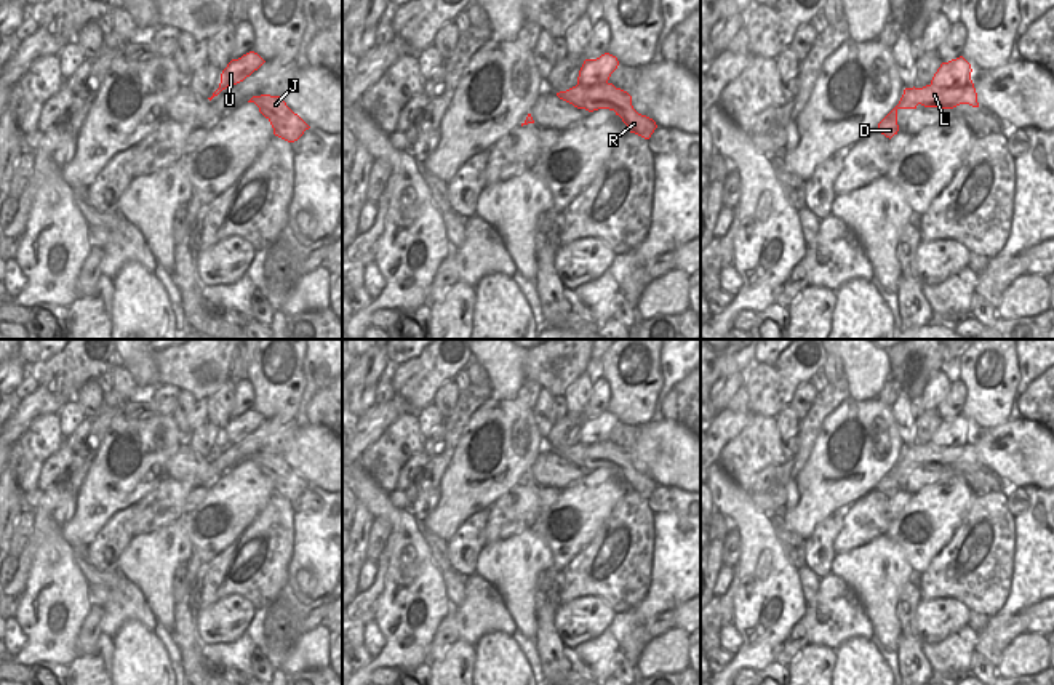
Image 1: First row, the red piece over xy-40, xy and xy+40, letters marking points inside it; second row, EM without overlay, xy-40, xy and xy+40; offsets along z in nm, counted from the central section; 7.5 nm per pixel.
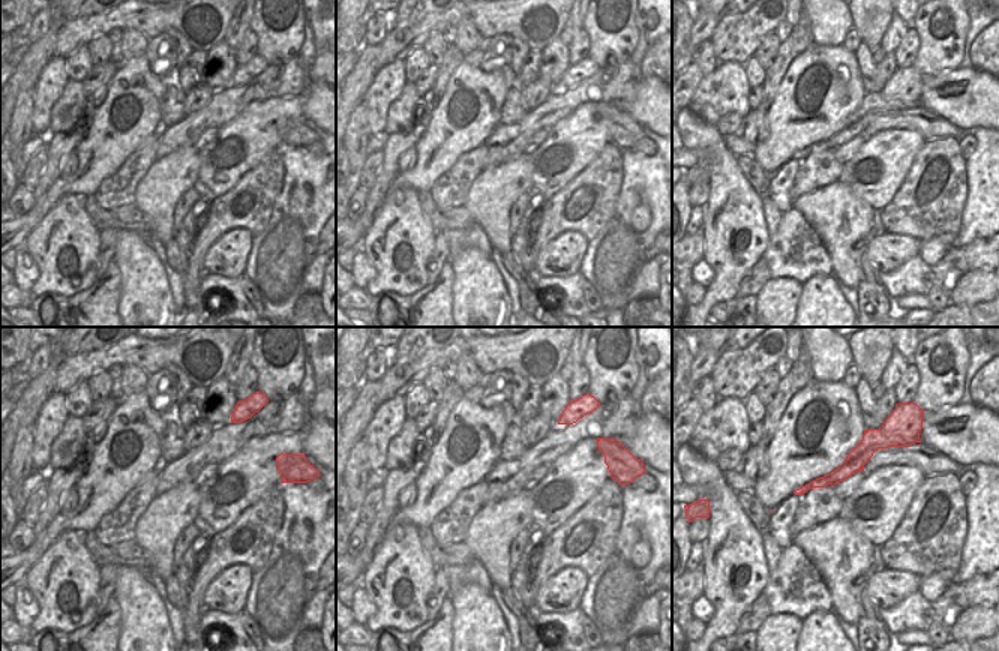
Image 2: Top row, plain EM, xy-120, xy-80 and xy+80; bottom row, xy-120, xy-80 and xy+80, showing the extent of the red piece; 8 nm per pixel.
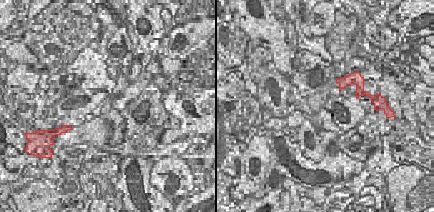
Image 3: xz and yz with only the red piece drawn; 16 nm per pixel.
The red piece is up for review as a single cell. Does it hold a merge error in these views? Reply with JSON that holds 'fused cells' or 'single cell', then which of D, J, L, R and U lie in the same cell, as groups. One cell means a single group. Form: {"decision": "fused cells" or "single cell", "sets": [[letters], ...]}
{"decision": "fused cells", "sets": [["D", "L", "U"], ["J", "R"]]}

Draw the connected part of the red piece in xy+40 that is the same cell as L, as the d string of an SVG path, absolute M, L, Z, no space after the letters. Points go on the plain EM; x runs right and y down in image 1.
M963 416L942 421L929 443L923 447L905 447L899 463L878 482L878 488L886 496L899 490L897 469L924 466L953 467L966 463L974 442L971 439L971 423Z

